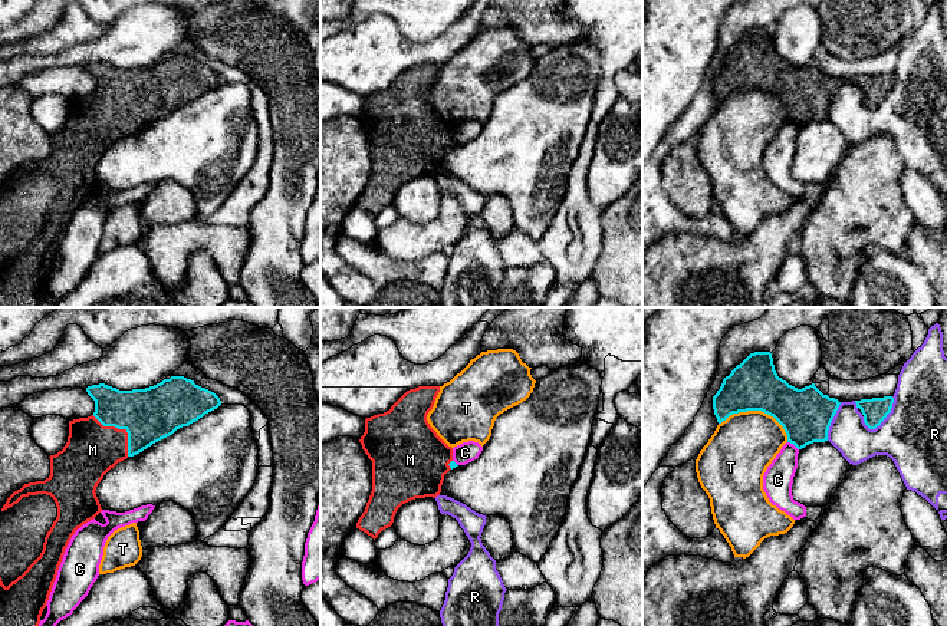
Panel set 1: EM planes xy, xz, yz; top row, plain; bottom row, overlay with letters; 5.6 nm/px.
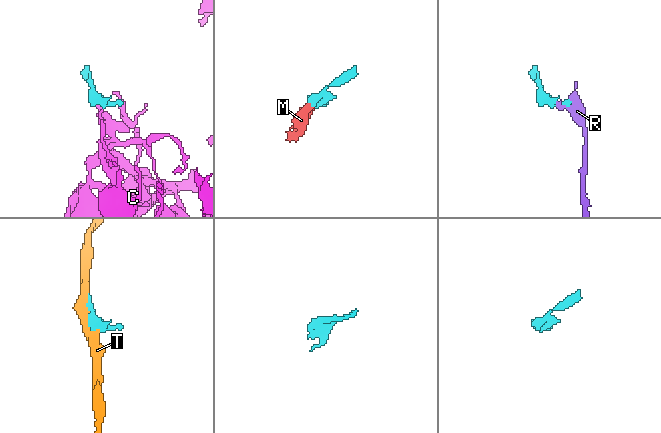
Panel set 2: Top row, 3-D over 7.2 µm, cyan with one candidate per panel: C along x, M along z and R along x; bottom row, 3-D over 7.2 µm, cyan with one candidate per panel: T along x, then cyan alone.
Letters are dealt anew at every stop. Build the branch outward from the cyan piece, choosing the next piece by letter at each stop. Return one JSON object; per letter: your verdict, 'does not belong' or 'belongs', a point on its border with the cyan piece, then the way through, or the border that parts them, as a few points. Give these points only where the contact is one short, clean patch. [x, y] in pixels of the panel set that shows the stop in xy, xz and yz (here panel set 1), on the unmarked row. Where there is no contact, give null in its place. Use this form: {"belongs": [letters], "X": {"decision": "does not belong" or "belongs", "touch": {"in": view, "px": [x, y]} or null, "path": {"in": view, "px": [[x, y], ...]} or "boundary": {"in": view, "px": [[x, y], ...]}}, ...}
{"belongs": ["M"], "C": {"decision": "does not belong", "touch": {"in": "yz", "px": [793, 122]}, "boundary": {"in": "yz", "px": [[788, 119], [798, 128]]}}, "M": {"decision": "belongs", "touch": {"in": "xy", "px": [121, 106]}}, "R": {"decision": "does not belong", "touch": {"in": "yz", "px": [887, 92]}}, "T": {"decision": "does not belong", "touch": {"in": "yz", "px": [758, 88]}}}

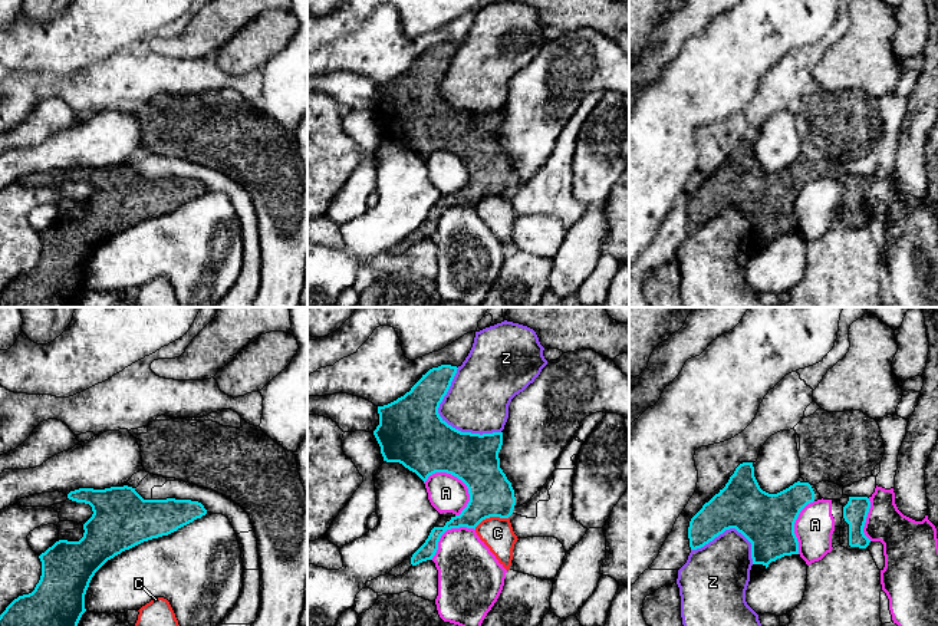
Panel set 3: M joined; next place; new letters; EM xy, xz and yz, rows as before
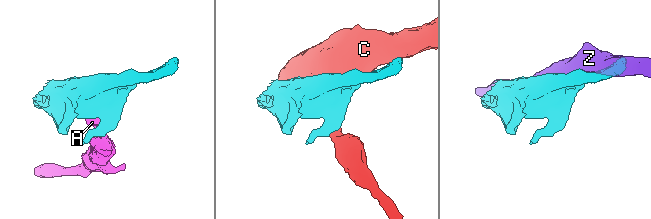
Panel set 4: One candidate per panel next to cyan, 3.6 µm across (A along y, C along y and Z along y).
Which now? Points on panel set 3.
{"belongs": [], "A": {"decision": "does not belong", "touch": {"in": "xz", "px": [453, 152]}}, "C": {"decision": "does not belong", "touch": {"in": "xz", "px": [491, 194]}, "boundary": {"in": "xz", "px": [[509, 194], [486, 195], [474, 207]]}}, "Z": {"decision": "does not belong", "touch": {"in": "xz", "px": [446, 101]}}}

